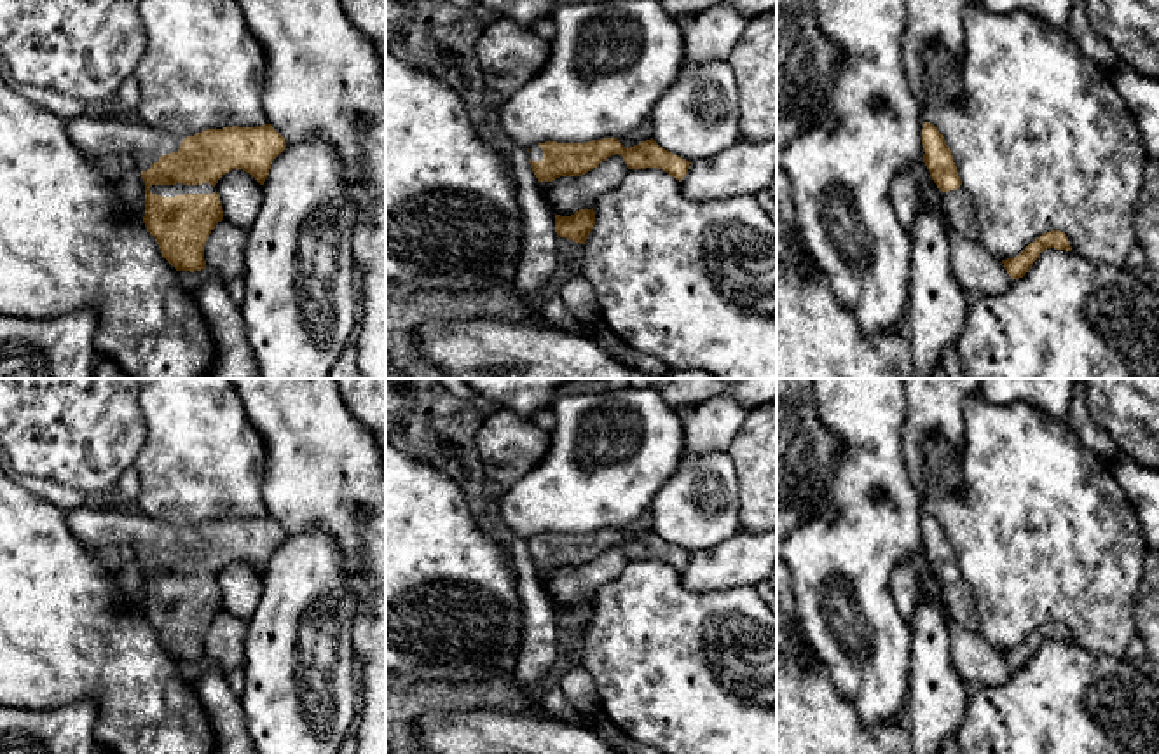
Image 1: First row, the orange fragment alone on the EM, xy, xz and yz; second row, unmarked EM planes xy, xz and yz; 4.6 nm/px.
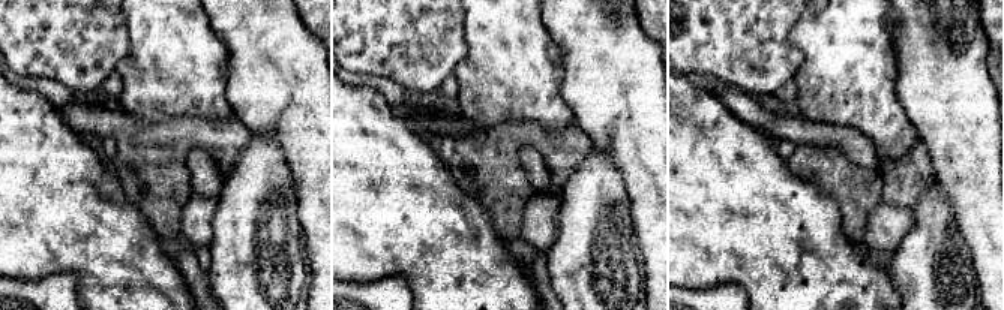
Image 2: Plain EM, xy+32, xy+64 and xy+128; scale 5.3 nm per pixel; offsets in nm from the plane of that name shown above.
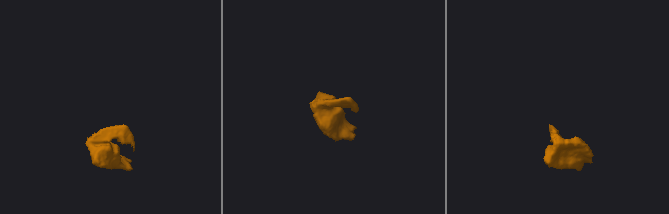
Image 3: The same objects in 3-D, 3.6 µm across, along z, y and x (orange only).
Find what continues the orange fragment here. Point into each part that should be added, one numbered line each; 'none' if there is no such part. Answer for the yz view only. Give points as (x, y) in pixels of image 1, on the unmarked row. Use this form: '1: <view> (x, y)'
1: yz (959, 603)

